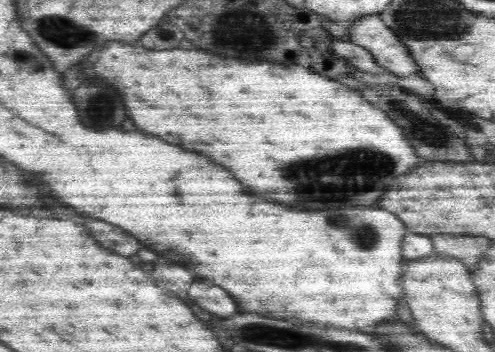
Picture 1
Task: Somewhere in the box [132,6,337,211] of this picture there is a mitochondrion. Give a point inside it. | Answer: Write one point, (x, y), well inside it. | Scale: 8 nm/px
(231, 34)

